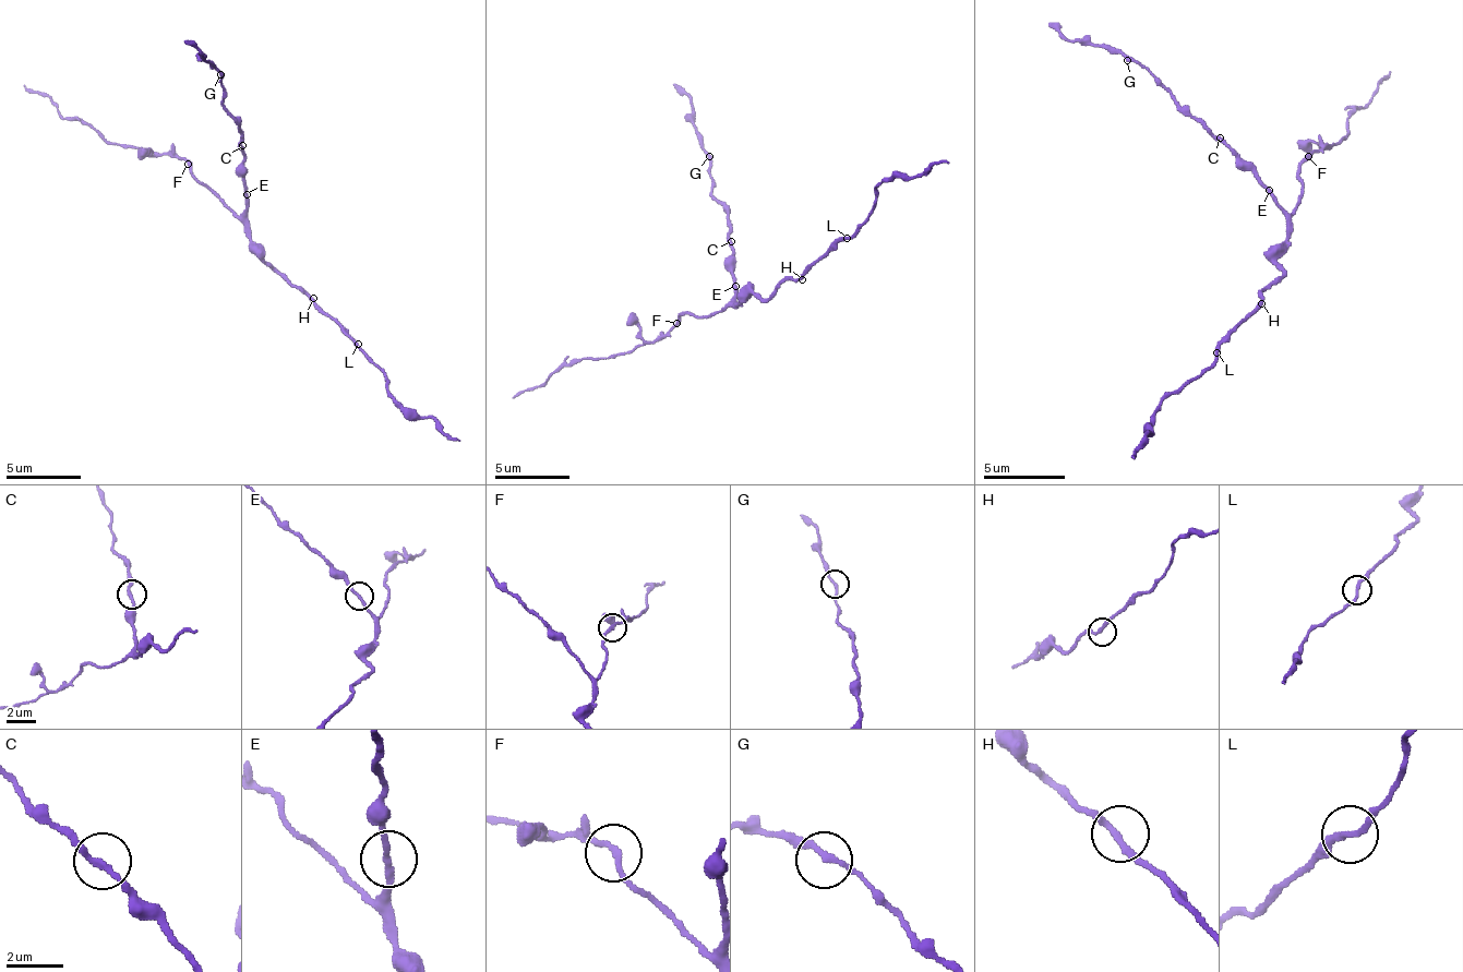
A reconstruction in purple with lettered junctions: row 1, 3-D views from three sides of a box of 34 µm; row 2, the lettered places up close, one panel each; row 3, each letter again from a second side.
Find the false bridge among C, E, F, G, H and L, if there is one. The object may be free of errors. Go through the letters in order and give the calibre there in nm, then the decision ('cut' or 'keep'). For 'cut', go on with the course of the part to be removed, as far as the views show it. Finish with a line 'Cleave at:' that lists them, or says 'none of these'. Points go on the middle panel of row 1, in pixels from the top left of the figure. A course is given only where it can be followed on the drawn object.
C: calibre 220 nm; keep
E: calibre 220 nm; keep
F: calibre 200 nm; keep
G: calibre 200 nm; keep
H: calibre 240 nm; keep
L: calibre 200 nm; keep
Cleave at: none of these

